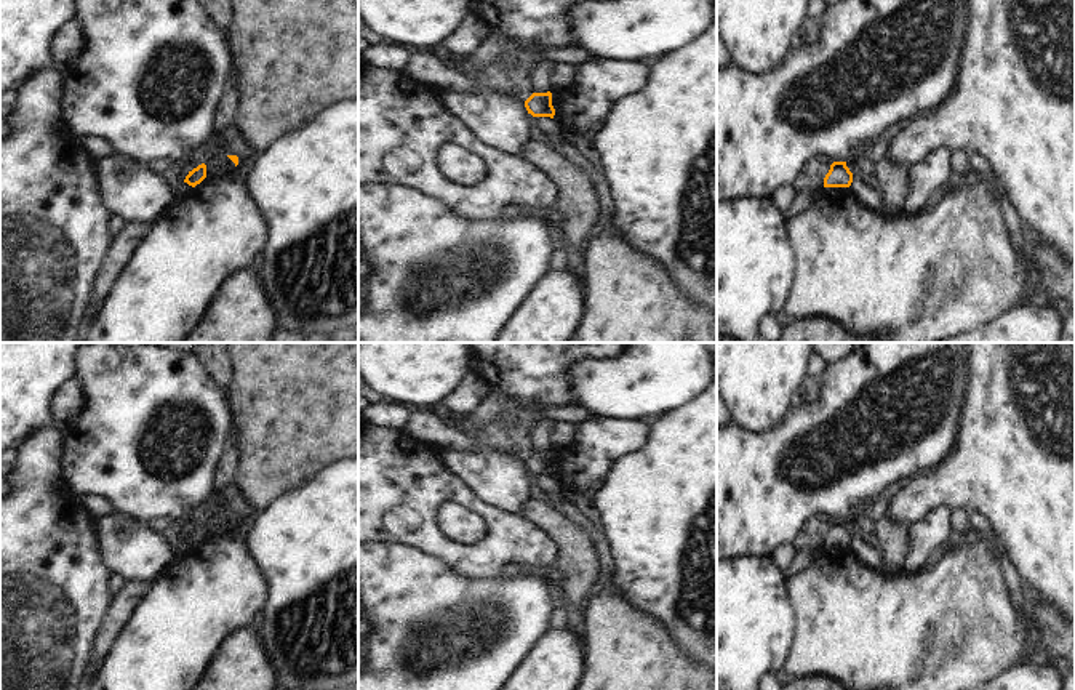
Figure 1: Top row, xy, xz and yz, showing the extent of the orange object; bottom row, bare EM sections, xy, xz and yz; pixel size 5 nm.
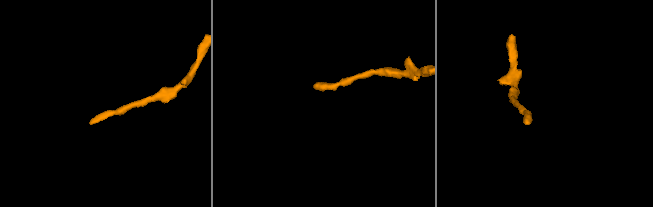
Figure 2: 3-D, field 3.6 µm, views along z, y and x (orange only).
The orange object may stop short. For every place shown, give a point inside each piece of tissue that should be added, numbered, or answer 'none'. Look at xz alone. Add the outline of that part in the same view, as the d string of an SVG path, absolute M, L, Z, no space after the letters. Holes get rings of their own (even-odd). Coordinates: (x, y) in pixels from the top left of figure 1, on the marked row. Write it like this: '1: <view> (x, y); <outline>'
none

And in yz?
none

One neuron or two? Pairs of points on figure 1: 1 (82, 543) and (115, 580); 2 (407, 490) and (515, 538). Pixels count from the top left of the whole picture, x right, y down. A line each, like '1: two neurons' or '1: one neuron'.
1: two neurons
2: one neuron

